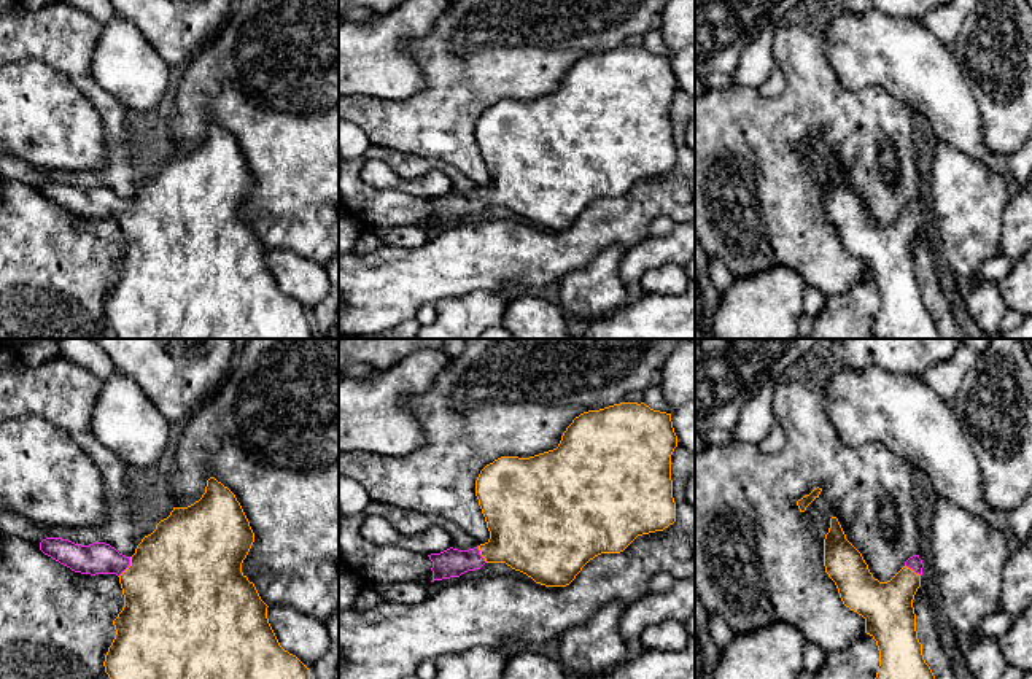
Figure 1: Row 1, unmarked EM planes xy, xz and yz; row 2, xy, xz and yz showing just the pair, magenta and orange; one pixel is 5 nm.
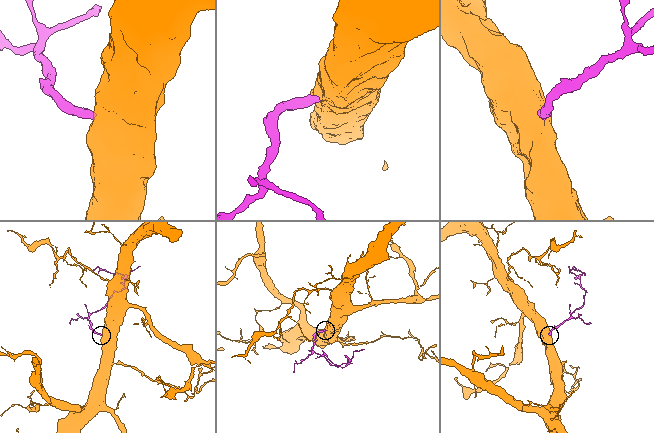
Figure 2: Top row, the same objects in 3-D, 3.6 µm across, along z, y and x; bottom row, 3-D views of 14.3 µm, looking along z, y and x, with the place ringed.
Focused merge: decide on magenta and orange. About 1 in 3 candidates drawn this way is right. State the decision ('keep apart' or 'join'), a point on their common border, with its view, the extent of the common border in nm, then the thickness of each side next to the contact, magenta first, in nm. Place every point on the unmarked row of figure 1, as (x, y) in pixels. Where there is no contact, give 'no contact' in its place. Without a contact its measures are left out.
join | xy (128, 210) | 120 nm | 160/480 nm

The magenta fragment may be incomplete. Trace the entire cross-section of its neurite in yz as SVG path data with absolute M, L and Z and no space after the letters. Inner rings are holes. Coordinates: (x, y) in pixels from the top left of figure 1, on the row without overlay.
M832 161L824 183L824 210L843 248L865 262L865 277L876 285L875 337L941 339L916 275L913 243L924 211L919 199L910 200L890 224L879 226Z

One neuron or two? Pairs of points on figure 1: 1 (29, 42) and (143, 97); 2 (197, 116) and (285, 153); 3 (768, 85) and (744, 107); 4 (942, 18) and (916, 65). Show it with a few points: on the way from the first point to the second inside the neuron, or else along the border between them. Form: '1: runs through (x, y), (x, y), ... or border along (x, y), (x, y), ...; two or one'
1: border along (99, 35), (93, 56), (93, 77), (118, 99); two
2: runs through (220, 113), (245, 113), (263, 131); one
3: border along (775, 64), (786, 88), (764, 97); two
4: border along (918, 21), (951, 50); two

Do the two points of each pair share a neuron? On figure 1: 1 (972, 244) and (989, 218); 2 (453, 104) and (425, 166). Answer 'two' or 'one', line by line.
1: one
2: two

